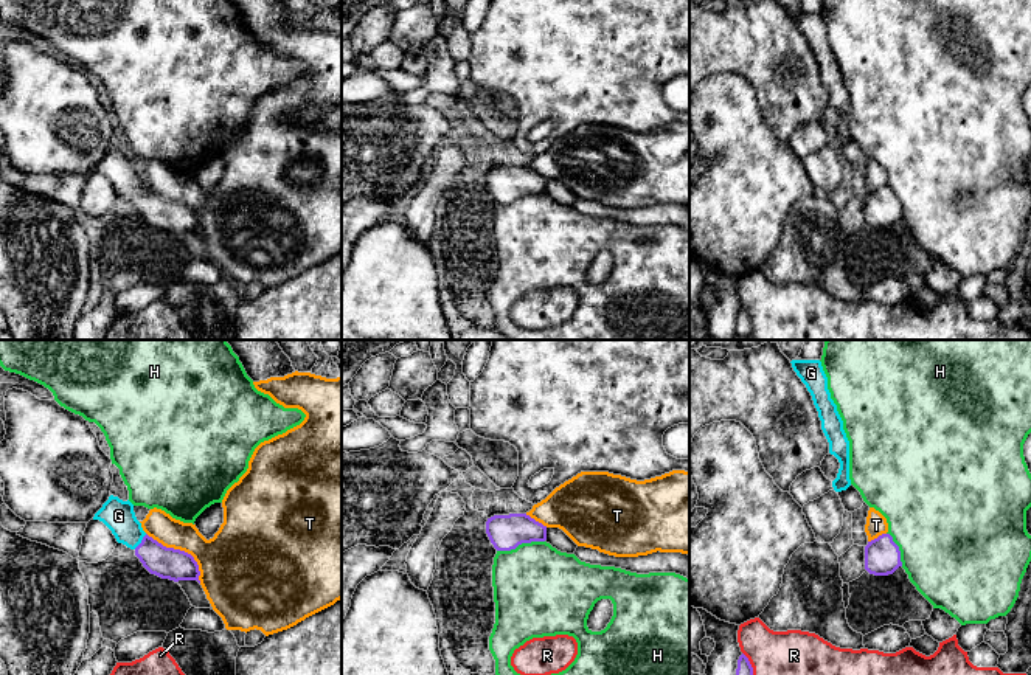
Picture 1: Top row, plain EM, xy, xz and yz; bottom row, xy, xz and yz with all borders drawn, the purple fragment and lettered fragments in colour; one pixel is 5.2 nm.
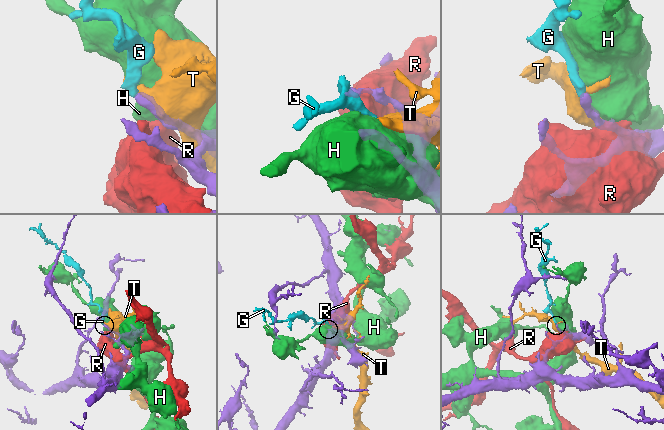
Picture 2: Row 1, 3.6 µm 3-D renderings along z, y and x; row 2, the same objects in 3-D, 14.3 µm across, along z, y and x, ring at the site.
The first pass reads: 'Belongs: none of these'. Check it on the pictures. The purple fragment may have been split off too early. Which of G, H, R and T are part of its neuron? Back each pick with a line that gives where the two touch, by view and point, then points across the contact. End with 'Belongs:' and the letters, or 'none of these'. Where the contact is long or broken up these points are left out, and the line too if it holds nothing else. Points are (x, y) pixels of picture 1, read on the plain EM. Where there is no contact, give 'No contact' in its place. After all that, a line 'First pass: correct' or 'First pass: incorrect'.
G: Touches purple at xy (142, 194). Path across: xy (171, 216), (162, 214), (142, 194), (118, 168)
Belongs: G
First pass: incorrect

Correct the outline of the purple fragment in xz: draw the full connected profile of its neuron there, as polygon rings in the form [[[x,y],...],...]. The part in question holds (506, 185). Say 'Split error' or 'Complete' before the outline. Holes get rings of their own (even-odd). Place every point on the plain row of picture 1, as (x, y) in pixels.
Complete. [[[526,166],[494,168],[486,174],[486,186],[497,203],[511,203],[522,196],[545,194],[547,178]]]

